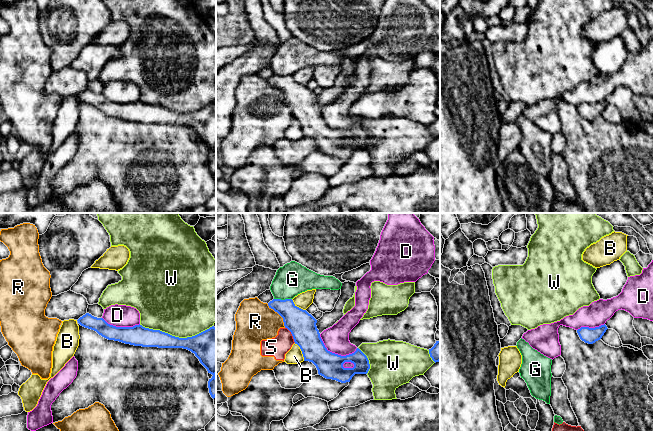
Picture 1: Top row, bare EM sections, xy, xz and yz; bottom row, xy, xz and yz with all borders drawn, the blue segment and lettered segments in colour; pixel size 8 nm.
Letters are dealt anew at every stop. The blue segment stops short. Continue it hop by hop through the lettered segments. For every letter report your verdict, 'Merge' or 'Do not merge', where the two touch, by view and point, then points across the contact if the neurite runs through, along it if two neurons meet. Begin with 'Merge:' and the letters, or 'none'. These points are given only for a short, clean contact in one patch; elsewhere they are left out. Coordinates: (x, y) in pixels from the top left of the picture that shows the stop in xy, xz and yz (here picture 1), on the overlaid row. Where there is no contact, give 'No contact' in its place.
Merge: none
B: Do not merge. Touches blue at xz (301, 350)
D: Do not merge. Touches blue at xz (334, 353)
G: Do not merge. Touches blue at xz (283, 300)
R: Do not merge. Touches blue at xz (279, 314)
S: Do not merge. Touches blue at xz (292, 335). Boundary: xz (285, 327), (295, 342)
W: Do not merge. Touches blue at xy (176, 337)

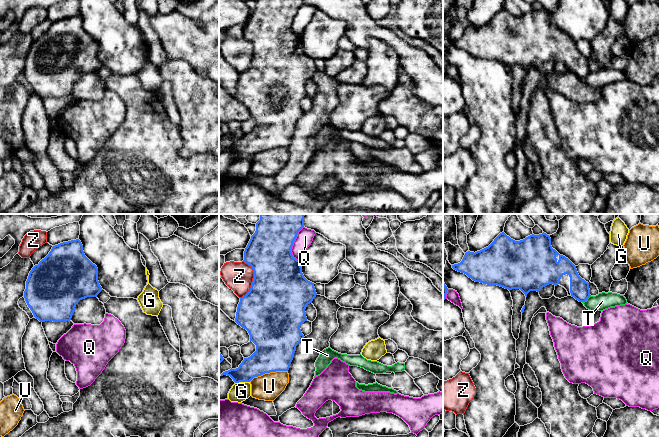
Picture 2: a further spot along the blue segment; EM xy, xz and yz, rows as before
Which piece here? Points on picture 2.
Merge: none
G: Do not merge. Touches blue at xz (242, 381). Boundary: xz (249, 381), (235, 383)
Q: Do not merge. Touches blue at xz (292, 244)
T: Do not merge. Touches blue at yz (586, 299). Boundary: yz (590, 295), (582, 302)
U: Do not merge. Touches blue at xz (268, 372). Boundary: xz (287, 370), (265, 372), (254, 376), (249, 381)
Z: Do not merge. Touches blue at xz (253, 279)

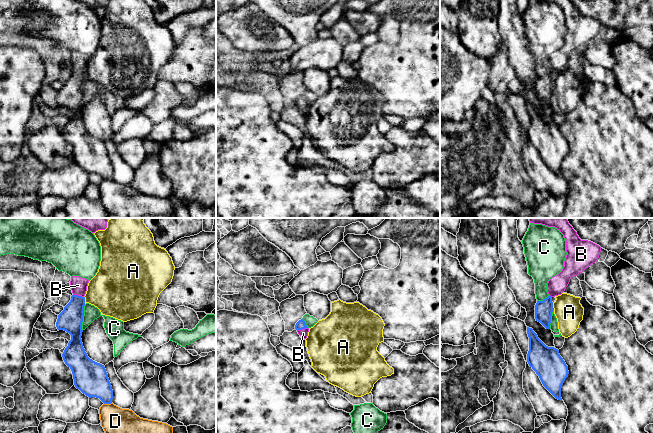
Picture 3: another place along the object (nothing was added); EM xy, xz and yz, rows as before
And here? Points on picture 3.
Merge: B
A: Do not merge. Touches blue at xy (84, 300). Boundary: xy (84, 296), (85, 303)
B: Merge. Touches blue at xy (77, 295). Path across: xy (70, 320), (77, 303), (77, 295), (78, 285)
C: Do not merge. Touches blue at xy (82, 317). Boundary: xy (85, 304), (82, 330)
D: Do not merge. Touches blue at xy (107, 403)

